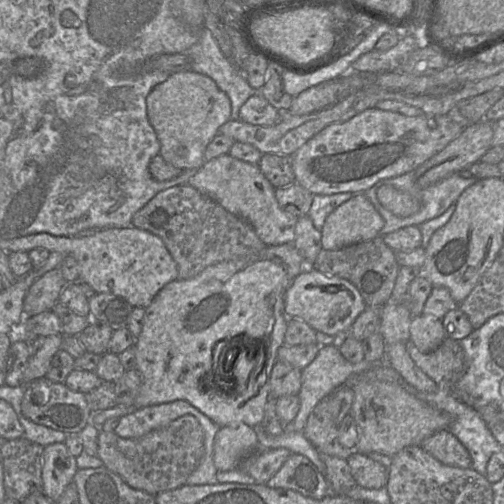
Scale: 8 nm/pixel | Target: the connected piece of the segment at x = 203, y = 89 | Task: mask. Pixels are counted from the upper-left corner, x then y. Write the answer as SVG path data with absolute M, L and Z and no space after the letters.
M189 71L171 74L146 97L147 117L160 142L159 155L182 171L199 169L207 145L219 128L230 120L228 96L206 75Z

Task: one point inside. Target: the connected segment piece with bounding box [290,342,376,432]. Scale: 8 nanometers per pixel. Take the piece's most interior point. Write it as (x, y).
(329, 370)

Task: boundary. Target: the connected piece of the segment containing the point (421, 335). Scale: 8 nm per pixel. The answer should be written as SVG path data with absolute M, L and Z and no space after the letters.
M421 314L411 319L409 340L422 352L437 348L446 336L441 319L433 315Z

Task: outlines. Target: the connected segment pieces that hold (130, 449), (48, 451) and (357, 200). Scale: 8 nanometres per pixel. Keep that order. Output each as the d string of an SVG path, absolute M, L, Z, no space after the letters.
M184 415L139 438L122 438L99 431L97 457L103 467L120 476L131 488L156 495L183 486L204 455L204 433L198 420Z
M64 443L47 445L42 455L41 492L55 503L72 483L77 471L76 458L69 453Z
M363 193L353 194L351 199L343 202L327 216L320 230L321 246L324 250L337 250L380 236L384 226L383 217Z

